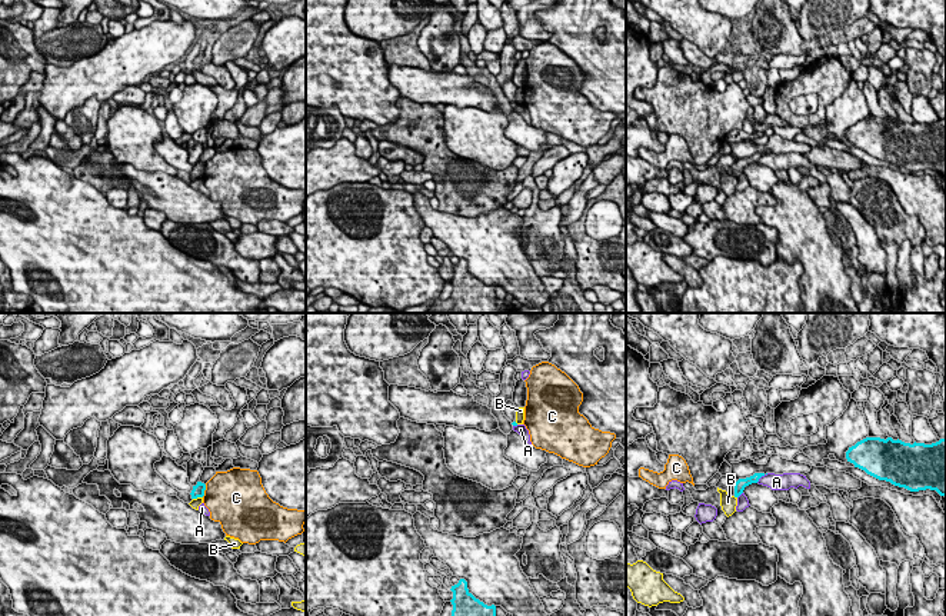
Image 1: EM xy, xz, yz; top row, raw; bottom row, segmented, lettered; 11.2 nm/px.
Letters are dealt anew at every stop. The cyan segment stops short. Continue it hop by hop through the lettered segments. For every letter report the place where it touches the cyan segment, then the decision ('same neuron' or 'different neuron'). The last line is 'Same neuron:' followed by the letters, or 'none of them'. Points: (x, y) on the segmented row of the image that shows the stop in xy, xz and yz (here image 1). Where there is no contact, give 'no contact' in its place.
A: yz (762, 475) | different neuron
B: xy (197, 496) | different neuron
C: xy (205, 489) | different neuron
Same neuron: none of them

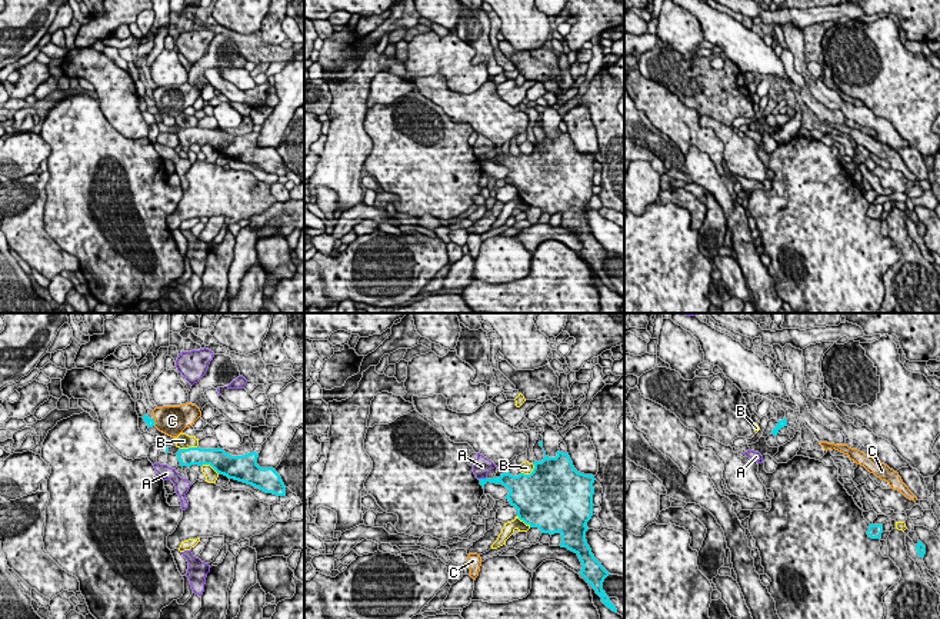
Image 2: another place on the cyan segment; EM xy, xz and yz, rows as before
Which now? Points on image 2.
A: xz (482, 479) | different neuron
B: xz (530, 473) | different neuron
C: xy (154, 422) | different neuron
Same neuron: none of them

